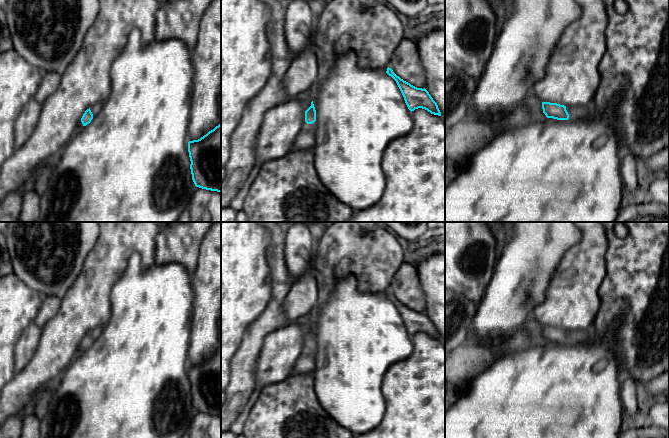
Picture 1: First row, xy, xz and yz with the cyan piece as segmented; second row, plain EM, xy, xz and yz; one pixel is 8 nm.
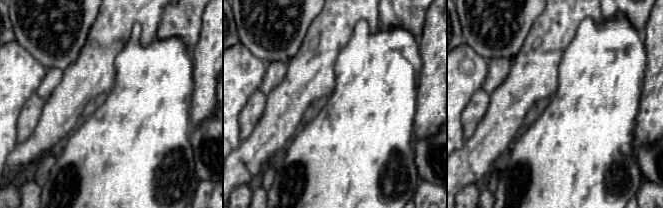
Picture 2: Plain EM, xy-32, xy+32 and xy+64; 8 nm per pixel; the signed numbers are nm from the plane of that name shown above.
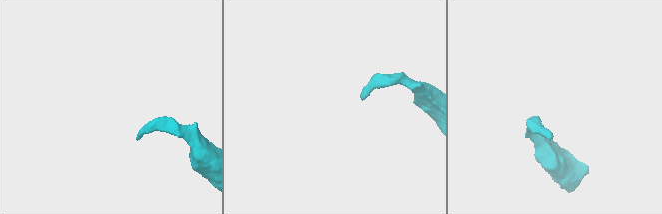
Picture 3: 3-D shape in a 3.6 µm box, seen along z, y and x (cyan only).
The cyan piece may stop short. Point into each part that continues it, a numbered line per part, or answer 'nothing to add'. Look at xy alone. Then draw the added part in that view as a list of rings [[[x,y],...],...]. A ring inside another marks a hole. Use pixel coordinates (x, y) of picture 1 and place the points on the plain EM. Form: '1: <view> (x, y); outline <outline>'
1: xy (94, 333); outline [[[101,328],[94,329],[94,330],[90,331],[90,334],[91,334],[92,338],[93,338],[93,342],[97,339],[100,331],[101,331]]]

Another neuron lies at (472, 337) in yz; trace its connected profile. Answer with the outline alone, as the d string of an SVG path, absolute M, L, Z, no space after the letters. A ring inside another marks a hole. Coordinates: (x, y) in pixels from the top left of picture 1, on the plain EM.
M471 330L467 335L467 342L491 348L500 345L505 340L508 340L511 337L511 335L512 334L506 334L498 336L497 338L490 338L479 336L476 332Z

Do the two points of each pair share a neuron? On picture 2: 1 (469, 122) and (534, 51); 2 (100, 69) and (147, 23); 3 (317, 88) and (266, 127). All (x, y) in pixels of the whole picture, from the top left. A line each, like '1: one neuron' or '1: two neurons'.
1: two neurons
2: one neuron
3: one neuron

